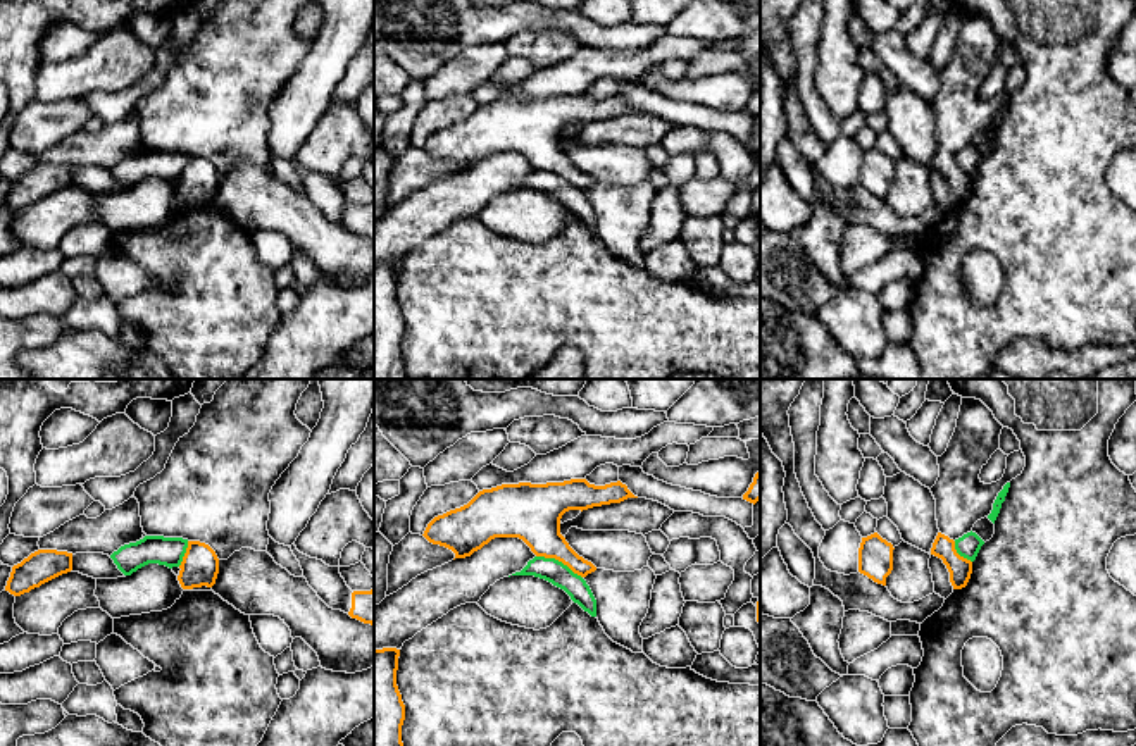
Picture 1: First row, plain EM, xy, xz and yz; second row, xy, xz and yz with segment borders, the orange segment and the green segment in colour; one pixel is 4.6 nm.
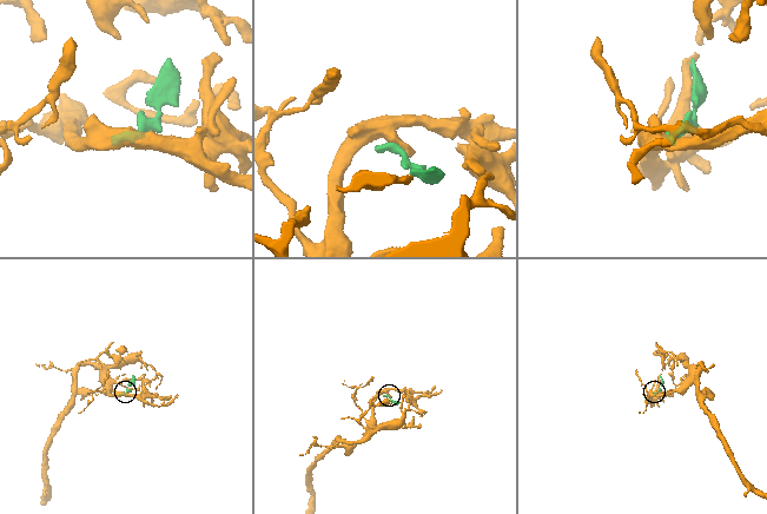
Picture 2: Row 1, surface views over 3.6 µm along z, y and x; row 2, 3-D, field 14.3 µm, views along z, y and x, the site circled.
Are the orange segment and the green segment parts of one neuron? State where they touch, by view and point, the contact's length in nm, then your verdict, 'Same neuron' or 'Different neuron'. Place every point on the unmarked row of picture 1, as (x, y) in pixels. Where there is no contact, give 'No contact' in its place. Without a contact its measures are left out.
Touches orange at xz (559, 174). Shared border 240 nm. Different neuron

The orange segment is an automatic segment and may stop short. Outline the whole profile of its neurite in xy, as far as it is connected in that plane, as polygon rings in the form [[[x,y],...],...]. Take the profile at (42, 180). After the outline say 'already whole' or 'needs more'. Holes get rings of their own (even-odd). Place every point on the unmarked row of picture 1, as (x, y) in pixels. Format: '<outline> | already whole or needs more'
[[[38,164],[12,181],[5,205],[21,210],[71,184],[72,167]]] | already whole

